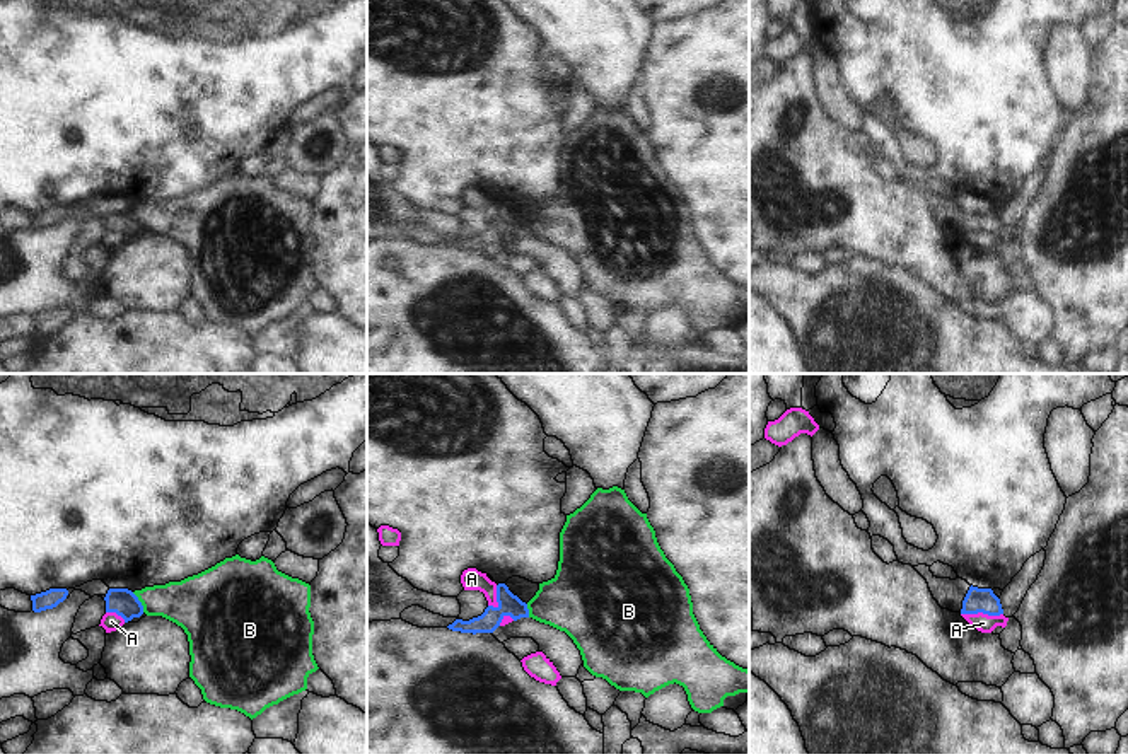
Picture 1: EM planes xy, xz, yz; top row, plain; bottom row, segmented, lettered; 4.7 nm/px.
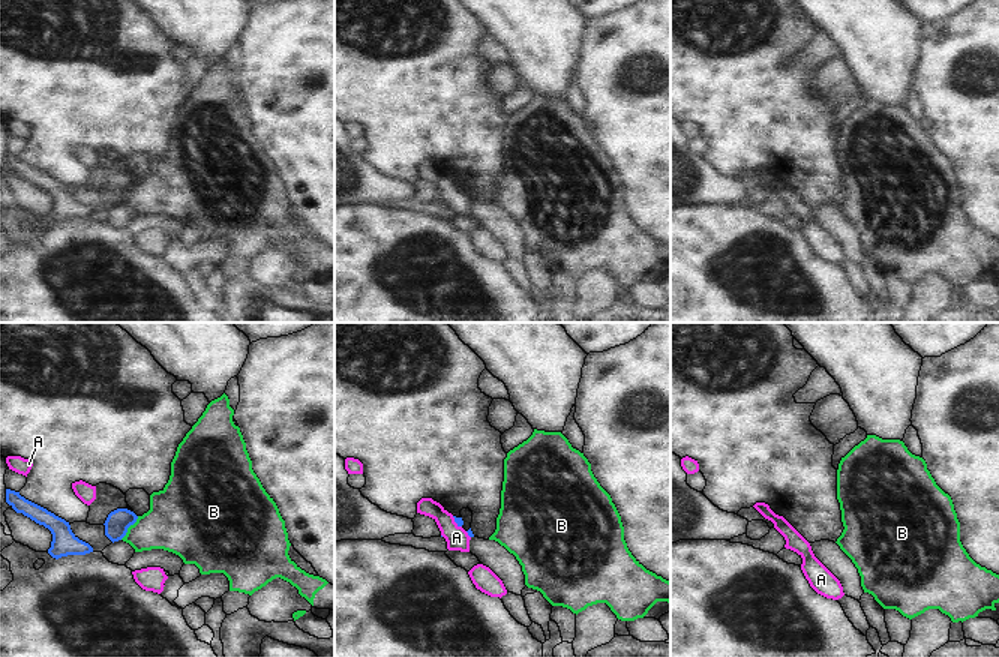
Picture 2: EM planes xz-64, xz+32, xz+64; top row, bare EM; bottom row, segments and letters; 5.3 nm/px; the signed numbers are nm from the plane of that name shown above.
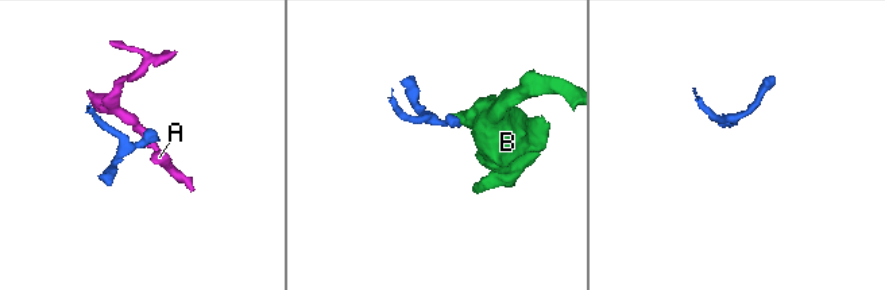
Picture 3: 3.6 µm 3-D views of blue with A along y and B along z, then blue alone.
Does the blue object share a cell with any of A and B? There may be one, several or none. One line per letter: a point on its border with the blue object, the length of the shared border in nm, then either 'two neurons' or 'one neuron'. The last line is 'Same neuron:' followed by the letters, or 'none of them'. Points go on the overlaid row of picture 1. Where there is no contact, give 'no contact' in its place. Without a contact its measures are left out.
A: yz (982, 611) | 200 nm | two neurons
B: xy (140, 603) | 110 nm | two neurons
Same neuron: none of them

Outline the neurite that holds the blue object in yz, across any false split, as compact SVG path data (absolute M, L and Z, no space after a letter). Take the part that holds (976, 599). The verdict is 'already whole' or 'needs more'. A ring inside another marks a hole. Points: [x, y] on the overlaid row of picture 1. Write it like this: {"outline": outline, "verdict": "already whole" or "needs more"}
{"outline": "M969 587L964 600L961 614L988 614L988 616L1000 616L1003 614L1000 599L993 594L991 589L978 589Z", "verdict": "already whole"}

